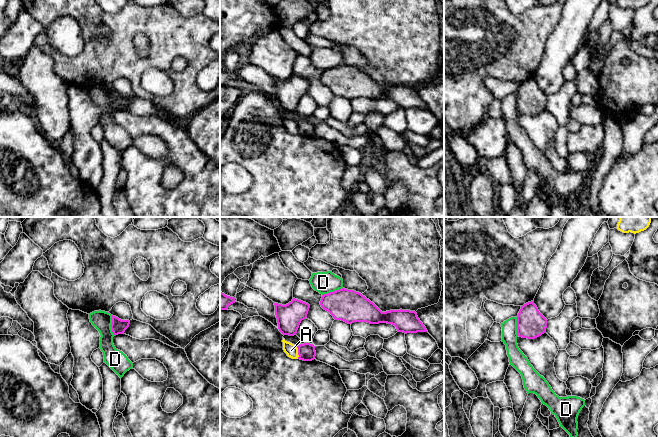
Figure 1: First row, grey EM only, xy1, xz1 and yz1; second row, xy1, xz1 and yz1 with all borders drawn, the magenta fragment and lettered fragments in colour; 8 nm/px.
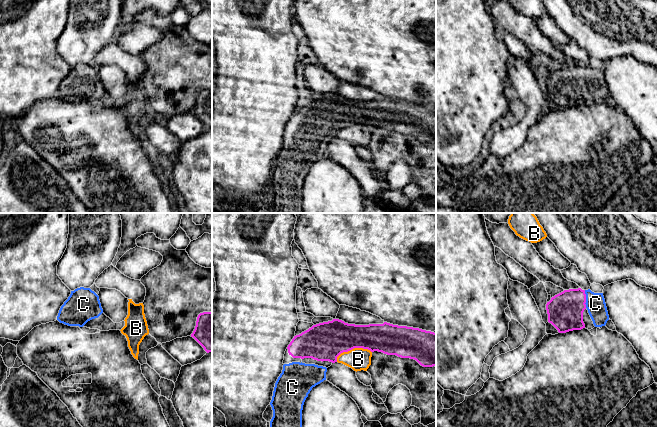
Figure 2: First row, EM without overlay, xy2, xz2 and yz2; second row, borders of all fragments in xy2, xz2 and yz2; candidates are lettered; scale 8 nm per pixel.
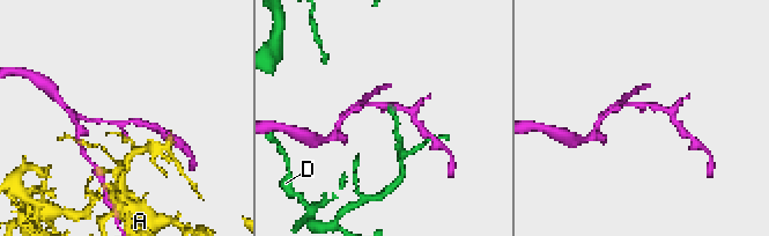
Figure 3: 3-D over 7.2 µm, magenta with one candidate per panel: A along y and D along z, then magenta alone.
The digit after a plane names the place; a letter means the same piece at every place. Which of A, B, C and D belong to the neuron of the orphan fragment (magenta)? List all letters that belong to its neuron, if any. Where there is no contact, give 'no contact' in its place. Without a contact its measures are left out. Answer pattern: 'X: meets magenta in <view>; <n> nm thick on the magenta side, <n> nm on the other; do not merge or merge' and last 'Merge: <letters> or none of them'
A: meets magenta in xz1; 140 nm thick on the magenta side, 100 nm on the other; do not merge
B: meets magenta in xz2; 300 nm thick on the magenta side, 180 nm on the other; do not merge
C: meets magenta in yz2; 280 nm thick on the magenta side, 160 nm on the other; merge
D: meets magenta in xy1; 120 nm thick on the magenta side, 160 nm on the other; do not merge
Merge: C

